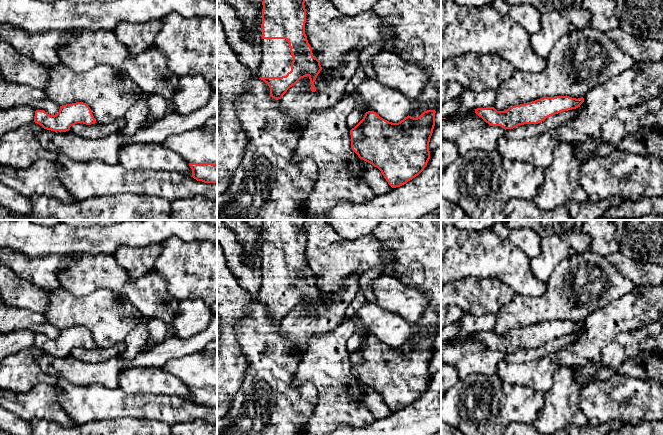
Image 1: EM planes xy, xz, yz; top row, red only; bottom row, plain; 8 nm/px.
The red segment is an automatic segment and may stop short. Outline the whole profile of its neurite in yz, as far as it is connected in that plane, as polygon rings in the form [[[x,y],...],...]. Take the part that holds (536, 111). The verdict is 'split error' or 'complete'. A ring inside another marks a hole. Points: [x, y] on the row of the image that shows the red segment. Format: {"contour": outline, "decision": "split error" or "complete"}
{"contour": [[[569,96],[543,97],[530,103],[509,107],[505,111],[486,107],[475,109],[475,113],[489,125],[501,126],[506,130],[518,125],[538,124],[552,115],[576,109],[583,102],[583,97],[578,99]]], "decision": "complete"}

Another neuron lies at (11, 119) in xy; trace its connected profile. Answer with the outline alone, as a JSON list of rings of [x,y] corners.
[[[30,106],[0,109],[0,142],[8,133],[34,121],[35,110]]]

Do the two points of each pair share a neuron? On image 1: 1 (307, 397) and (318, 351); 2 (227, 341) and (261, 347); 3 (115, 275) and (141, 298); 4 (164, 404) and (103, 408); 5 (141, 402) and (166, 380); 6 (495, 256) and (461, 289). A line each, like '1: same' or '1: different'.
1: different
2: different
3: same
4: same
5: different
6: different

